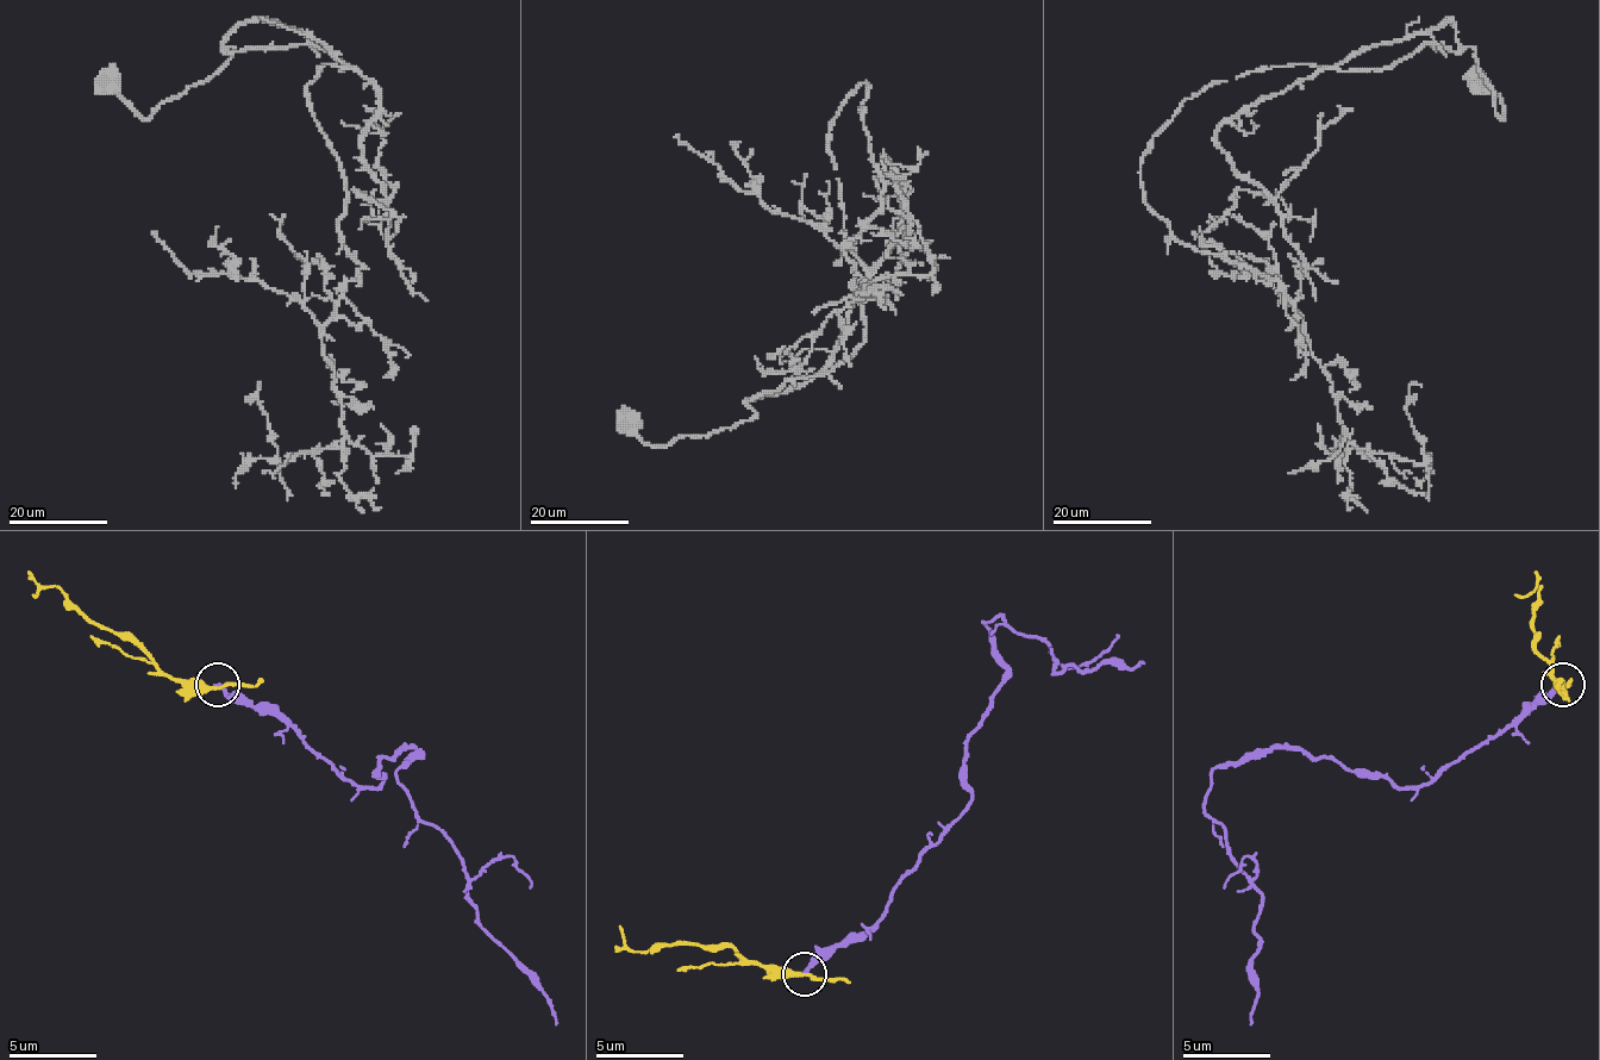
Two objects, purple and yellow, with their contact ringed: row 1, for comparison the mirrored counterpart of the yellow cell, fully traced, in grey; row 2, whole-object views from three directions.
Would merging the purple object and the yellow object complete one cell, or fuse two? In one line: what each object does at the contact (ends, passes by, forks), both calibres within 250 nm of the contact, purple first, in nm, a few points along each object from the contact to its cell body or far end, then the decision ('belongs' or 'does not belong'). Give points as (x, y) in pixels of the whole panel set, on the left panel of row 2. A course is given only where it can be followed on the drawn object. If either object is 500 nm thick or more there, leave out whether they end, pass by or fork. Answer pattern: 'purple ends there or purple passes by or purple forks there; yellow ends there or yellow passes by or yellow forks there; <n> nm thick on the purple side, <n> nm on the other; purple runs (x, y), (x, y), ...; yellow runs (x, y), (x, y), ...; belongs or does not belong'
purple ends there; yellow passes by; 240 nm thick on the purple side, 280 nm on the other; purple runs (218, 684), (350, 784), (416, 754), (399, 771), (412, 806), (557, 1027); yellow runs (218, 687), (183, 687), (139, 648), (100, 630), (56, 586), (33, 596); does not belong

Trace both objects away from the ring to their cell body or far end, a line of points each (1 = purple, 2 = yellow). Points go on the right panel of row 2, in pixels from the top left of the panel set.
1: (1563, 684), (1427, 784), (1405, 789), (1322, 758), (1273, 749), (1212, 771), (1202, 806), (1260, 903), (1251, 1027)
2: (1563, 687), (1532, 648), (1542, 586), (1532, 596), (1516, 596)

